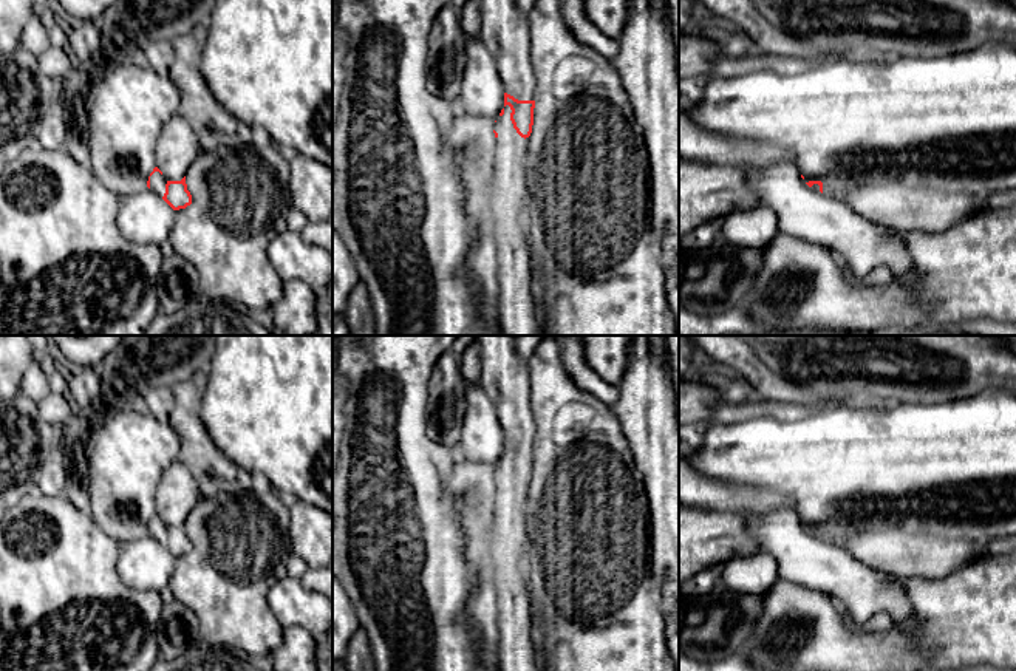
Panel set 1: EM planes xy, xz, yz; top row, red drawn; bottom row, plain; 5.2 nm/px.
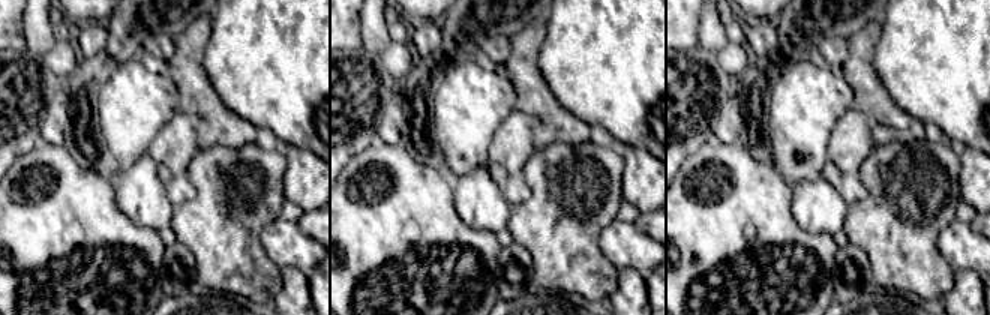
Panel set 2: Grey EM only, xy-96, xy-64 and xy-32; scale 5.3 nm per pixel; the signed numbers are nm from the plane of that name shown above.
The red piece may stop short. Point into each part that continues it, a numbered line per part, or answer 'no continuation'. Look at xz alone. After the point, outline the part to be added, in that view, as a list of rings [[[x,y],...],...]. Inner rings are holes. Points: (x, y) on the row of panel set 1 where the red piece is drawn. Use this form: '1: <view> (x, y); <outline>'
1: xz (504, 23); [[[481,0],[479,39],[492,54],[504,93],[535,100],[530,63],[530,12],[537,0]]]
2: xz (517, 309); [[[510,107],[496,119],[490,213],[496,246],[498,311],[501,336],[541,336],[530,292],[532,267],[526,233],[527,147],[510,121]]]

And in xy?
1: xy (158, 183); [[[155,172],[152,176],[150,176],[150,189],[158,193],[161,198],[164,196],[165,193],[165,184],[167,184],[167,179],[164,178],[164,175],[161,175],[159,172]]]

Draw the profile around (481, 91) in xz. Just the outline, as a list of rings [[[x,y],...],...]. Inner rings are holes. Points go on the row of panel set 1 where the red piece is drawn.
[[[470,36],[465,57],[461,90],[455,102],[458,111],[481,114],[495,124],[504,108],[504,88],[496,63],[482,40]]]

